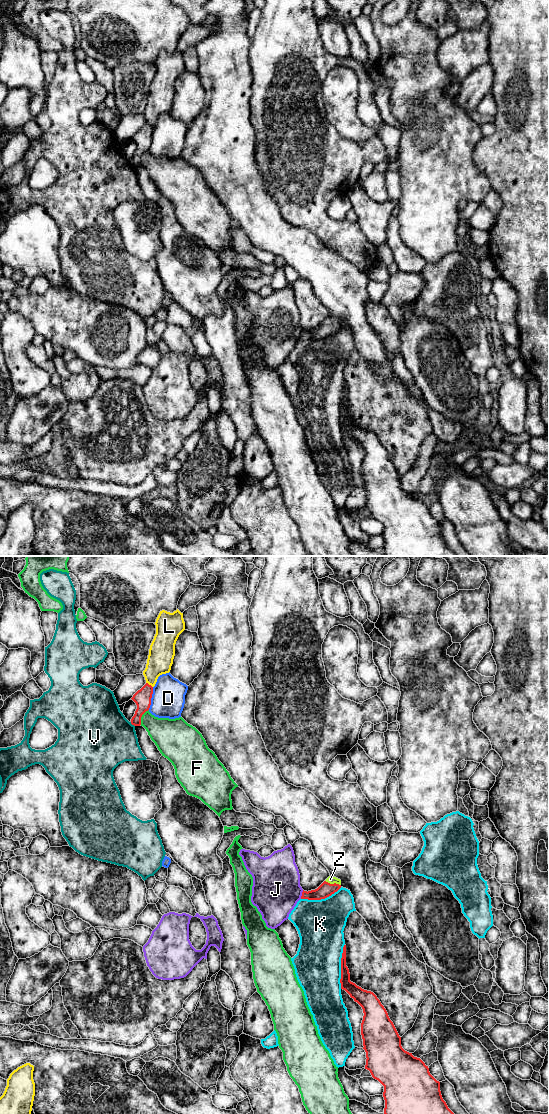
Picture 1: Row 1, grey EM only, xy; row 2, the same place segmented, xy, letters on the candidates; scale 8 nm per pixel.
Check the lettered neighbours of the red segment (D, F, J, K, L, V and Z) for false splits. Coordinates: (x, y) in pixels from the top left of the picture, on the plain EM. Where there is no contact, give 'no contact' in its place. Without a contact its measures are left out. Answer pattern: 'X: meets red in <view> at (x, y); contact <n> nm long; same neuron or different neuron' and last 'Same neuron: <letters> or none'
D: meets red in xy at (151, 137); contact 190 nm long; different neuron
F: meets red in xy at (141, 156); contact 140 nm long; different neuron
J: meets red in xy at (302, 334); contact 80 nm long; different neuron
K: meets red in xy at (341, 406); contact 360 nm long; different neuron
L: meets red in xy at (148, 124); contact 70 nm long; different neuron
V: meets red in xy at (132, 164); contact 50 nm long; different neuron
Z: meets red in xy at (334, 323); contact 130 nm long; same neuron
Same neuron: Z

